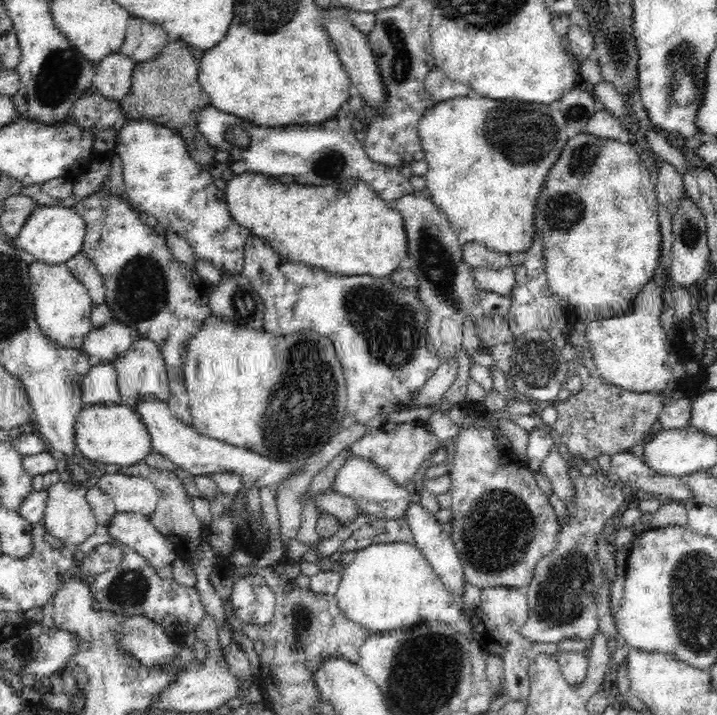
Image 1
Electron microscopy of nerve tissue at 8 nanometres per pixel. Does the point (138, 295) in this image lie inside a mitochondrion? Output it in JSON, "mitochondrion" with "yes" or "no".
{"mitochondrion":"yes"}

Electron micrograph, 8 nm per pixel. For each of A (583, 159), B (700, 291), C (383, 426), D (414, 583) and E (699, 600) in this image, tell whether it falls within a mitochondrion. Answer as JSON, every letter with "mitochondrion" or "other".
{"A":"mitochondrion","B":"other","C":"other","D":"other","E":"mitochondrion"}

